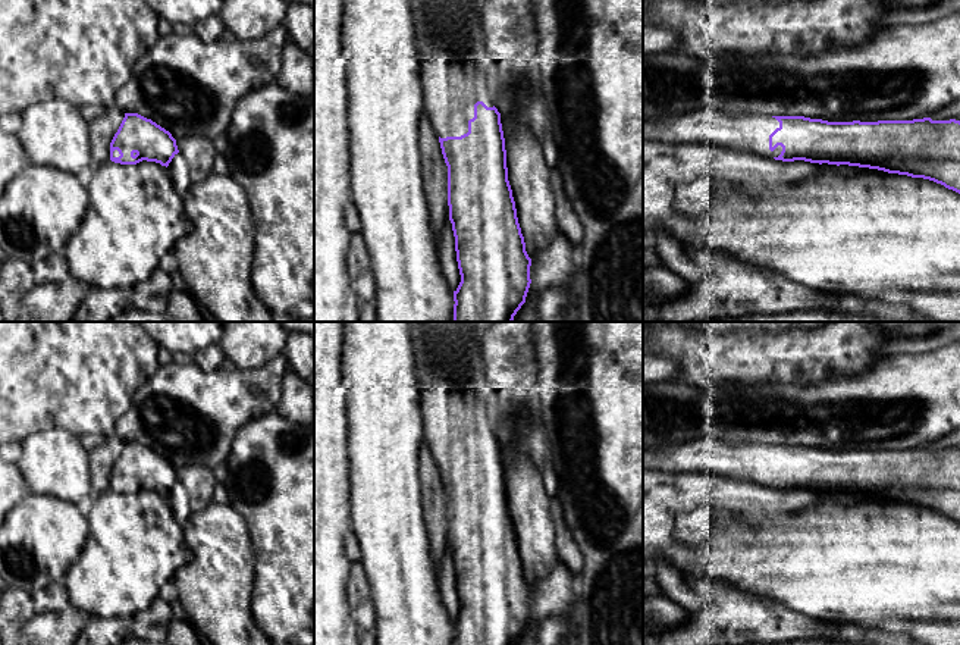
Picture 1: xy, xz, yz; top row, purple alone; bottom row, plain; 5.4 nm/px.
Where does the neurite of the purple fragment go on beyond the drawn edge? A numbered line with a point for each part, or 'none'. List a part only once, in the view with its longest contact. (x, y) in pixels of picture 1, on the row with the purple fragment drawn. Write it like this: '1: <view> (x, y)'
1: xz (452, 80)

